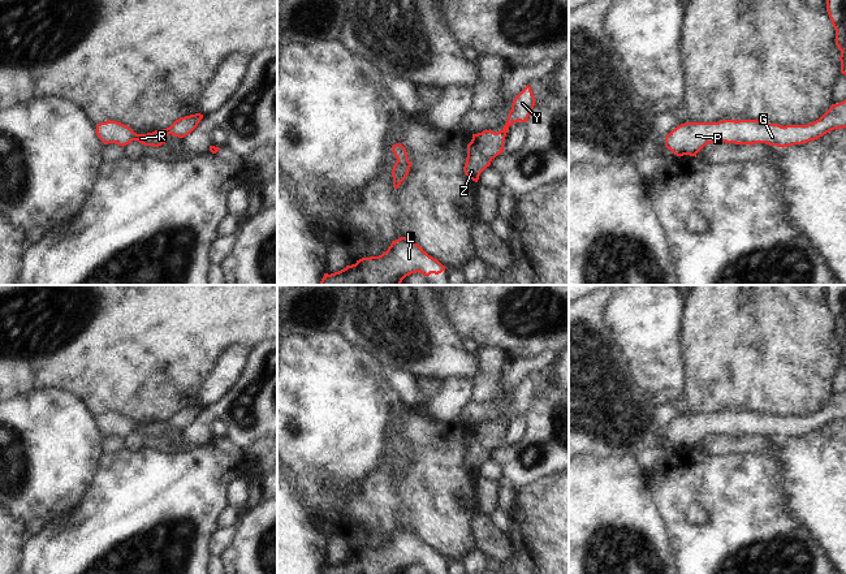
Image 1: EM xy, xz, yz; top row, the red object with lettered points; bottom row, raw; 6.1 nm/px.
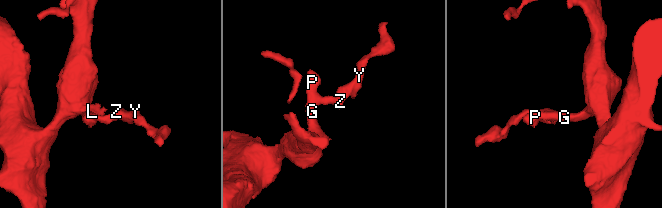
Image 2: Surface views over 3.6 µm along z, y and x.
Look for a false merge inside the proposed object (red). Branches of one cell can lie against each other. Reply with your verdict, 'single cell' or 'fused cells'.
single cell

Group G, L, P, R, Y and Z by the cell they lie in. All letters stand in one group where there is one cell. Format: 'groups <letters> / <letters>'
groups G L P R Y Z

